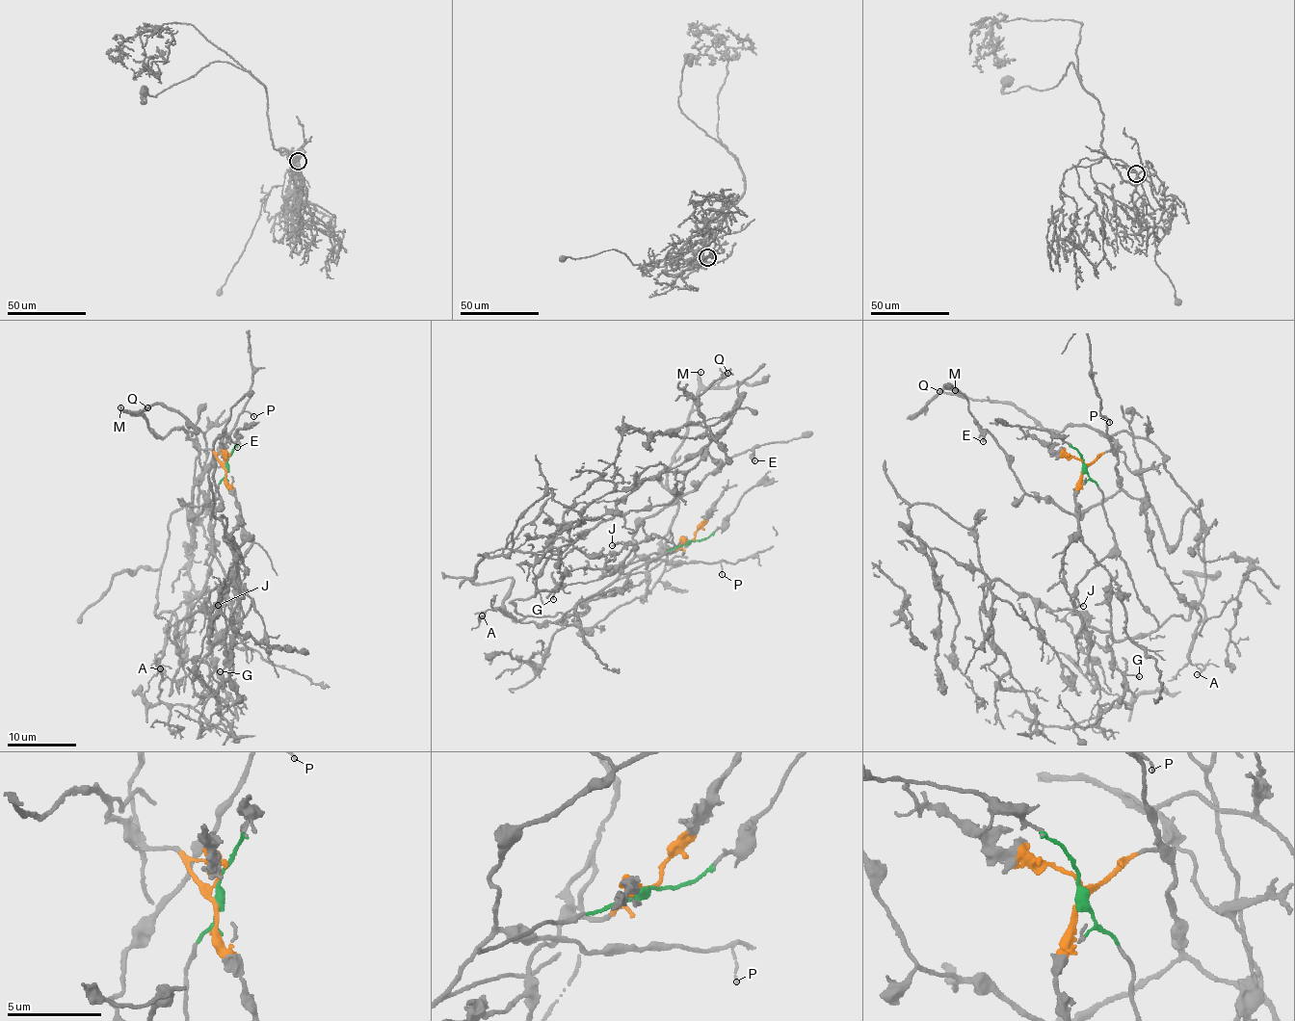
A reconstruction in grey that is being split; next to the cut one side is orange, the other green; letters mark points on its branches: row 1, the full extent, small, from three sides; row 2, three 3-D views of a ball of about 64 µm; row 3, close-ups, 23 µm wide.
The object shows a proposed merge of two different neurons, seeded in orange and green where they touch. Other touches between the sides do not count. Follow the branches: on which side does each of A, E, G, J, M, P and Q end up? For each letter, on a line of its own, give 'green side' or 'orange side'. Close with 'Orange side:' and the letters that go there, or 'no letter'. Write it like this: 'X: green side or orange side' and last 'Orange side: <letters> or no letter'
A: orange side
E: green side
G: orange side
J: orange side
M: orange side
P: green side
Q: orange side
Orange side: A, G, J, M, Q

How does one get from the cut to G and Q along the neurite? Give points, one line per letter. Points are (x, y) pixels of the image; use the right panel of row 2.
G: (1083, 464), (1075, 498), (1078, 539), (1110, 576), (1108, 645), (1112, 663), (1124, 672), (1140, 676)
Q: (1083, 464), (1113, 451), (1111, 438), (1076, 426), (1048, 430), (1013, 405), (939, 392)

